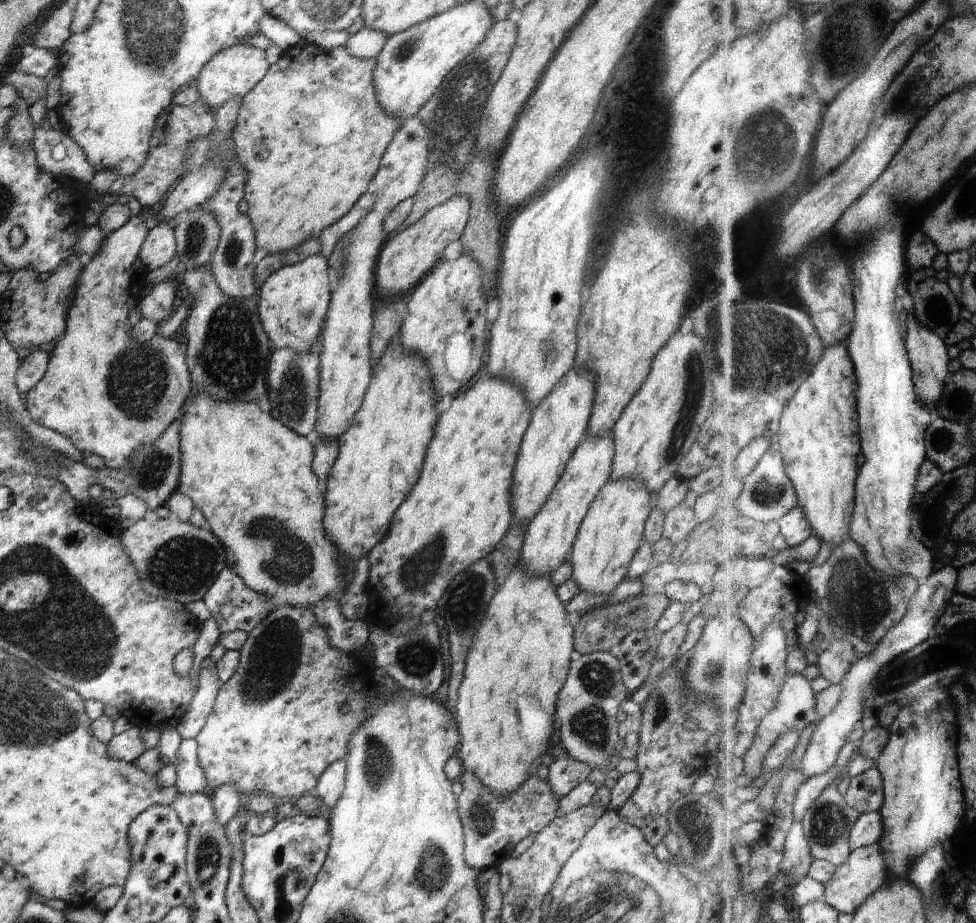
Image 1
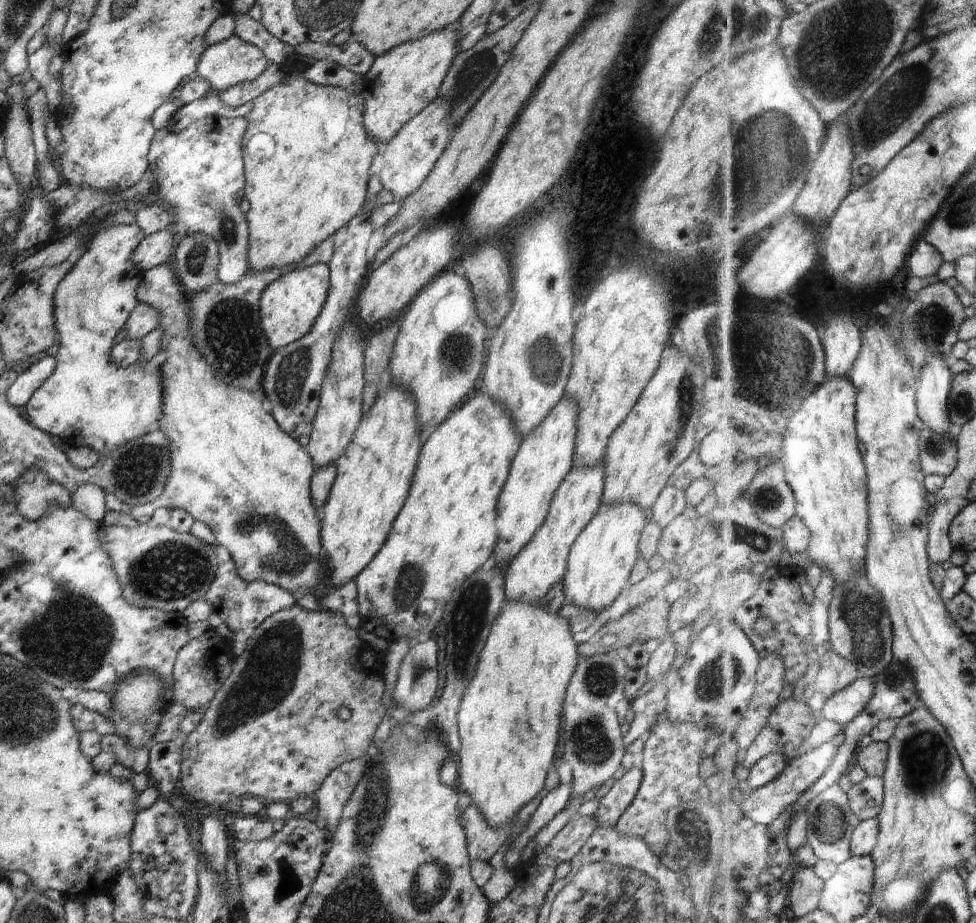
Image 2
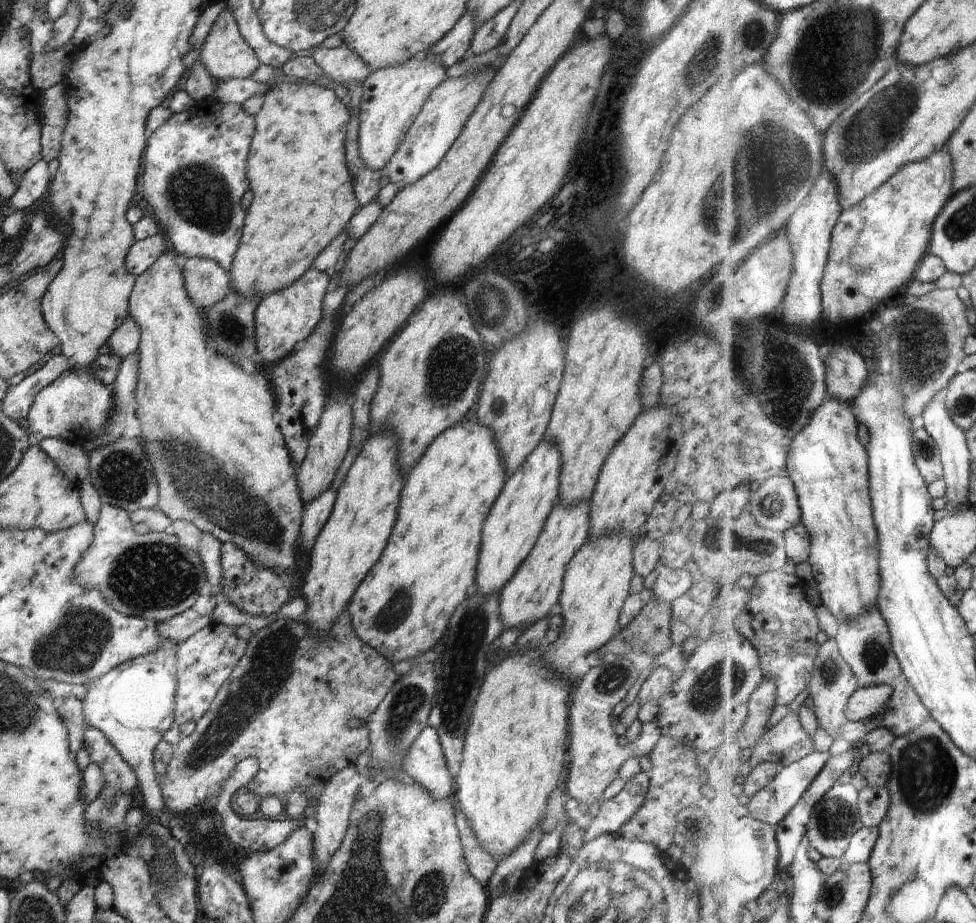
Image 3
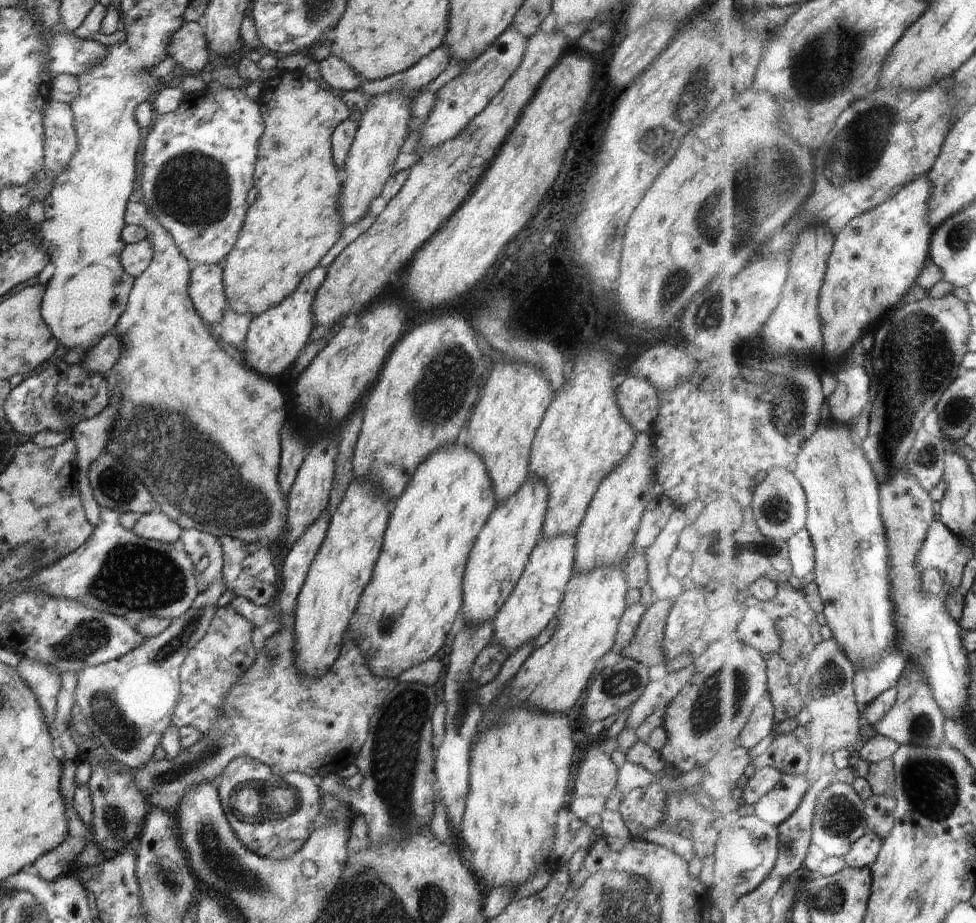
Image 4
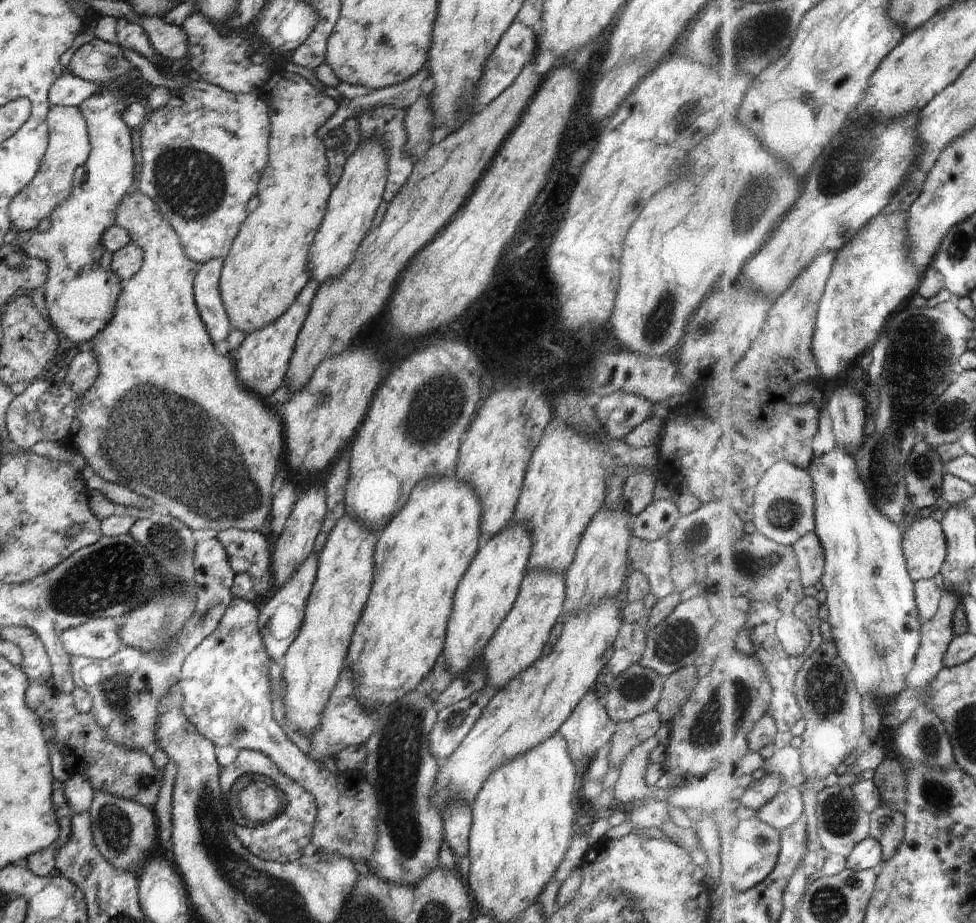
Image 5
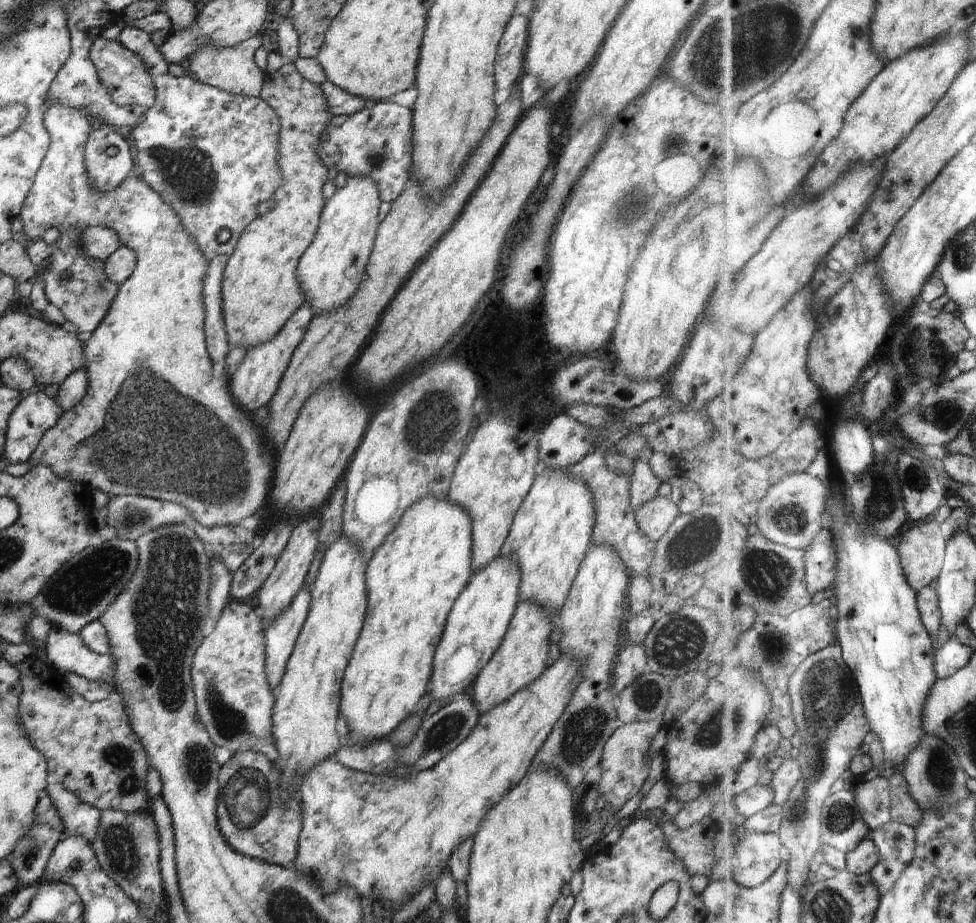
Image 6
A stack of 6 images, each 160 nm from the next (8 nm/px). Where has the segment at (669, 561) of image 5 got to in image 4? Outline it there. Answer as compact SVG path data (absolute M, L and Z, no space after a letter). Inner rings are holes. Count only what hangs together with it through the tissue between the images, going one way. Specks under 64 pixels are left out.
M675 507L660 534L650 546L643 548L648 567L648 583L654 597L674 600L688 587L687 582L674 578L668 570L668 561L673 550L678 546L680 533L691 522L685 514L684 507Z

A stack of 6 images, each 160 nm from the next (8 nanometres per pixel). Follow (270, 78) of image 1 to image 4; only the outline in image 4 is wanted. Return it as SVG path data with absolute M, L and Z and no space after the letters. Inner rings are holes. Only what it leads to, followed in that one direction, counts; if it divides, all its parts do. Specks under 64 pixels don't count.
M281 71L278 77L280 80L275 86L270 81L265 83L257 101L265 122L253 174L258 195L248 207L238 238L222 264L228 307L252 318L286 300L302 278L319 266L320 259L336 244L343 229L337 213L342 177L333 163L330 139L334 129L348 119L352 111L340 97L309 79L306 71Z

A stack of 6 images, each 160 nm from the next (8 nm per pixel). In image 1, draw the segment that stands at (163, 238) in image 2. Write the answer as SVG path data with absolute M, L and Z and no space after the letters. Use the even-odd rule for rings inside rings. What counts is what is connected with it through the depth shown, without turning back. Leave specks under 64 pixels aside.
M161 221L149 230L148 237L140 250L140 262L147 271L168 264L177 254L175 229Z

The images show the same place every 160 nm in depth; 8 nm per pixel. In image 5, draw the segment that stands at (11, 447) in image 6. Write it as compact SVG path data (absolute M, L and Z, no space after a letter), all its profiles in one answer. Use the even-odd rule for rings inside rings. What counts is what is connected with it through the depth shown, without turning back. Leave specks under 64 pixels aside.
M34 380L23 393L16 395L12 404L8 407L5 421L9 439L22 450L30 450L40 440L52 442L64 442L69 436L70 425L74 420L76 407L81 401L78 396L63 381Z

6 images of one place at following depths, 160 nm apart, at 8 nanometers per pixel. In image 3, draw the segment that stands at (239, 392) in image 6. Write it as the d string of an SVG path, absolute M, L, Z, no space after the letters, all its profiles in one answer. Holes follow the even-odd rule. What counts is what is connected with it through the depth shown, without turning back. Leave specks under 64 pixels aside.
M309 269L301 278L280 292L264 296L255 311L256 350L266 364L278 364L304 343L323 316L323 299L330 283L331 273Z

